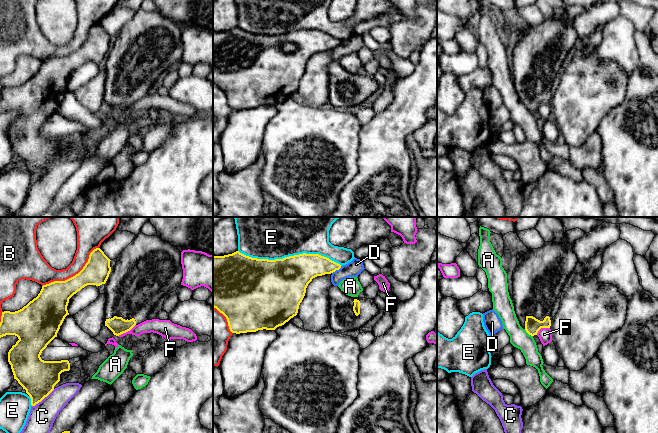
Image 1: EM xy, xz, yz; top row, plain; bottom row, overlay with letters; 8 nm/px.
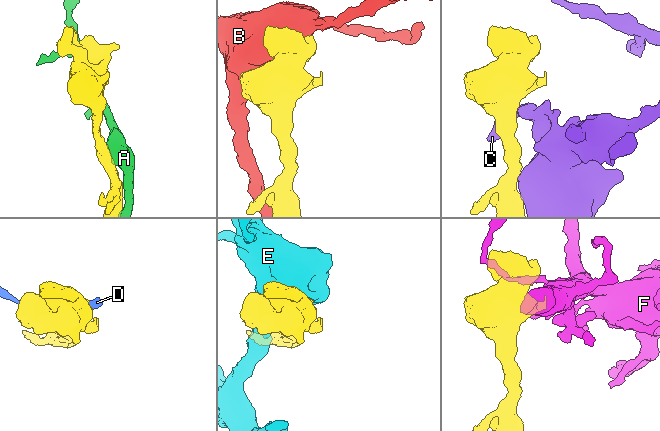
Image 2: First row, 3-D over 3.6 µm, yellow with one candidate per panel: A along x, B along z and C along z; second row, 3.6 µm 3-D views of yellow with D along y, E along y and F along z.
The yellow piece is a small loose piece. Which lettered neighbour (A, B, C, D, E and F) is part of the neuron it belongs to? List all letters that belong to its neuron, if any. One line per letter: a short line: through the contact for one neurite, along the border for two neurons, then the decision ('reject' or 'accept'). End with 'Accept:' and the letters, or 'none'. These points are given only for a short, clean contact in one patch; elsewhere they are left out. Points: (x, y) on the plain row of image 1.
A: reject
B: reject
C: reject
D: reject
E: reject
F: reject
Accept: none

